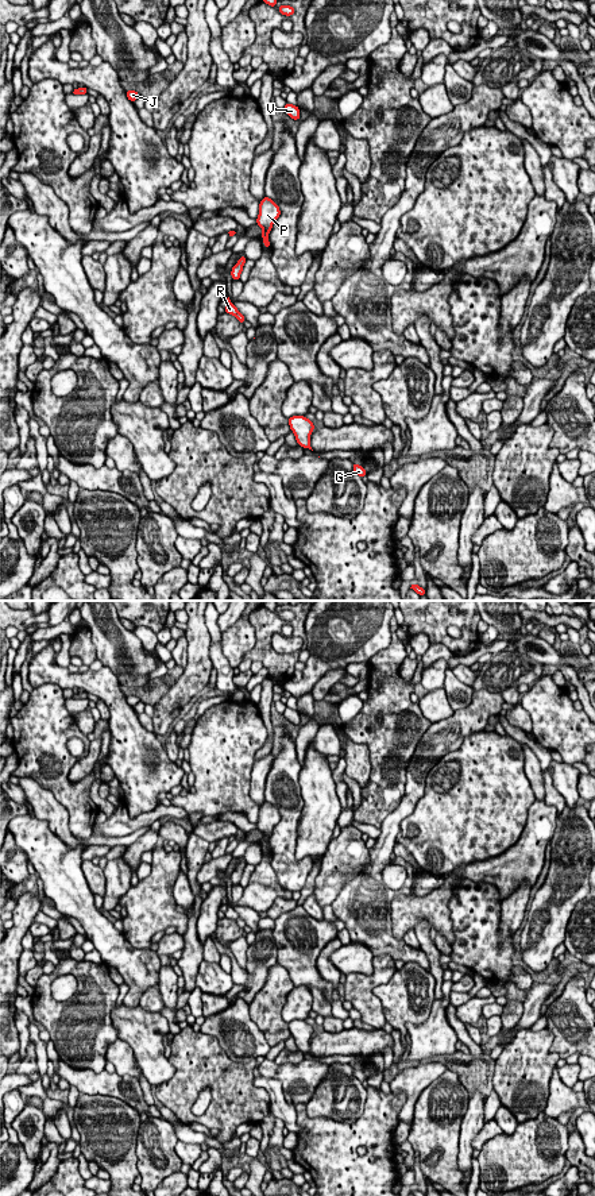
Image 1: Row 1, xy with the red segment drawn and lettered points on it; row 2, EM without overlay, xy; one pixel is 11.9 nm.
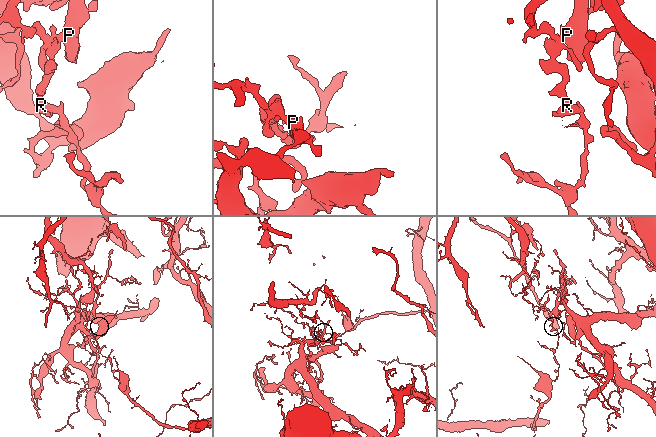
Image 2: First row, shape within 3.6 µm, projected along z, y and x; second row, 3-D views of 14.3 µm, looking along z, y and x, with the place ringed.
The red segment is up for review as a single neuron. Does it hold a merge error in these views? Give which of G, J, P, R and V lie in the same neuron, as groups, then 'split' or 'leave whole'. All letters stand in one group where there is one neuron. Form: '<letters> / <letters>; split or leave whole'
G / J P R V; split

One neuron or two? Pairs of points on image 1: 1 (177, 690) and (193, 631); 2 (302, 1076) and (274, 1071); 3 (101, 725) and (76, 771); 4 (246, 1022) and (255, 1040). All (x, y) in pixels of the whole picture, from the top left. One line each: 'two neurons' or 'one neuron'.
1: one neuron
2: one neuron
3: one neuron
4: one neuron

